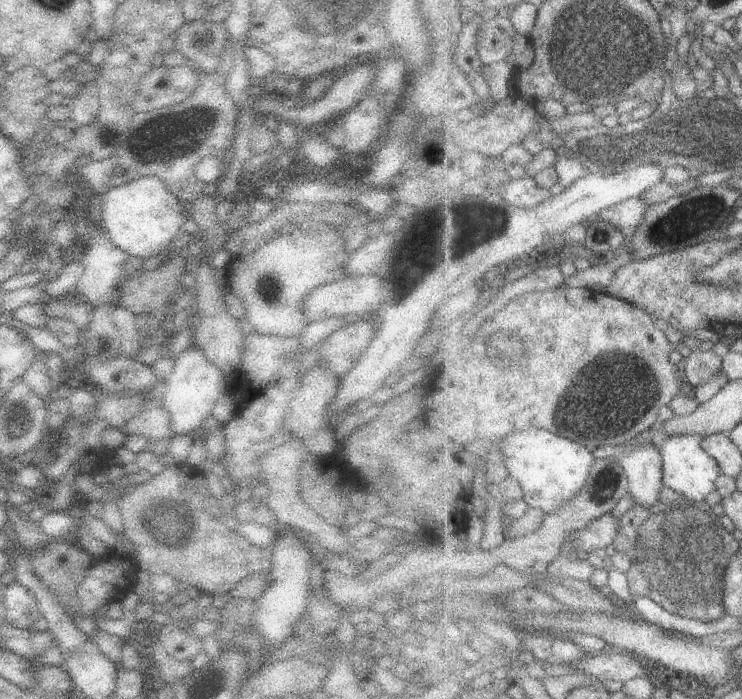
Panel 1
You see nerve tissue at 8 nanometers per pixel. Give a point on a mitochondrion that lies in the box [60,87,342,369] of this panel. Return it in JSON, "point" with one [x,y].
{"point":[171,134]}

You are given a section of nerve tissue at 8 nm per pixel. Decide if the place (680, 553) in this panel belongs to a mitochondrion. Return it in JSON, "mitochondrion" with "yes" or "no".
{"mitochondrion":"yes"}

